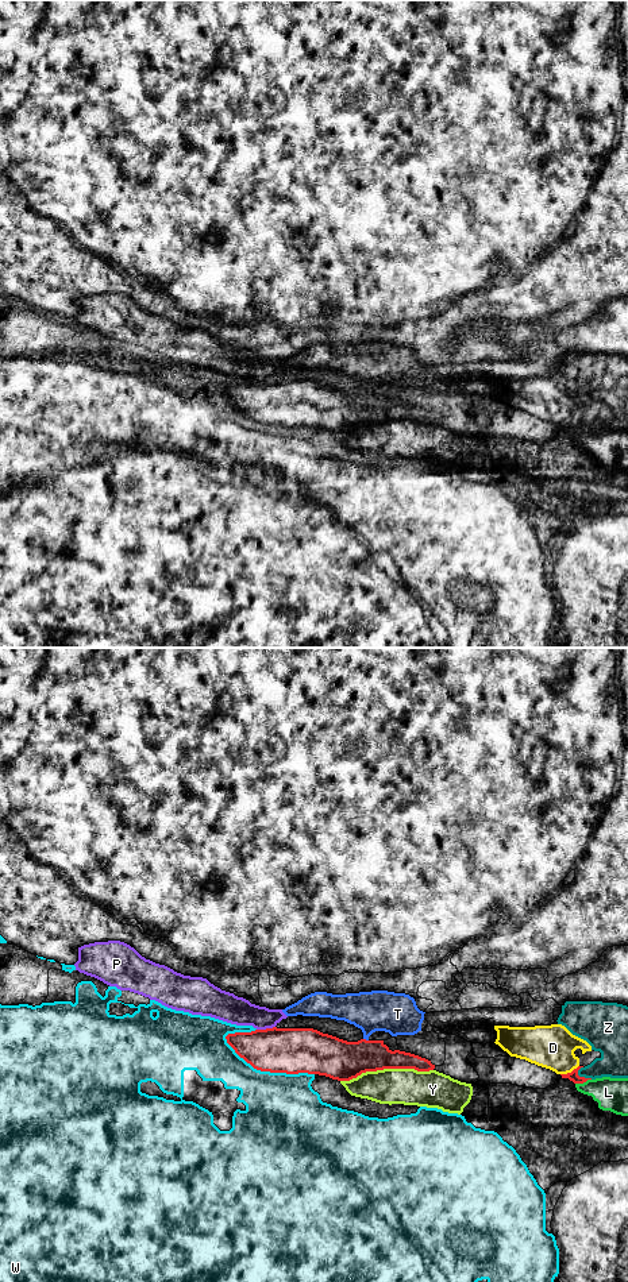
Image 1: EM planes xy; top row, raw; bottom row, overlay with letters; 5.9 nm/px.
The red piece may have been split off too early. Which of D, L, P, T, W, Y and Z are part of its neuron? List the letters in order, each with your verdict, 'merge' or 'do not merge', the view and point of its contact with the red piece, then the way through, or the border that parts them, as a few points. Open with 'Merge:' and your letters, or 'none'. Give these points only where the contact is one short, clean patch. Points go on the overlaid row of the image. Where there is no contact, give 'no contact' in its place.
Merge: none
D: do not merge; contact xy (569, 1073); border xy (578, 1065), (570, 1072), (561, 1074)
L: do not merge; contact xy (582, 1082)
P: do not merge; contact xy (266, 1028); border xy (274, 1026), (257, 1030)
T: do not merge; contact xy (365, 1039)
W: do not merge; contact xy (268, 1070)
Y: do not merge; contact xy (386, 1068)
Z: do not merge; contact xy (584, 1077)

